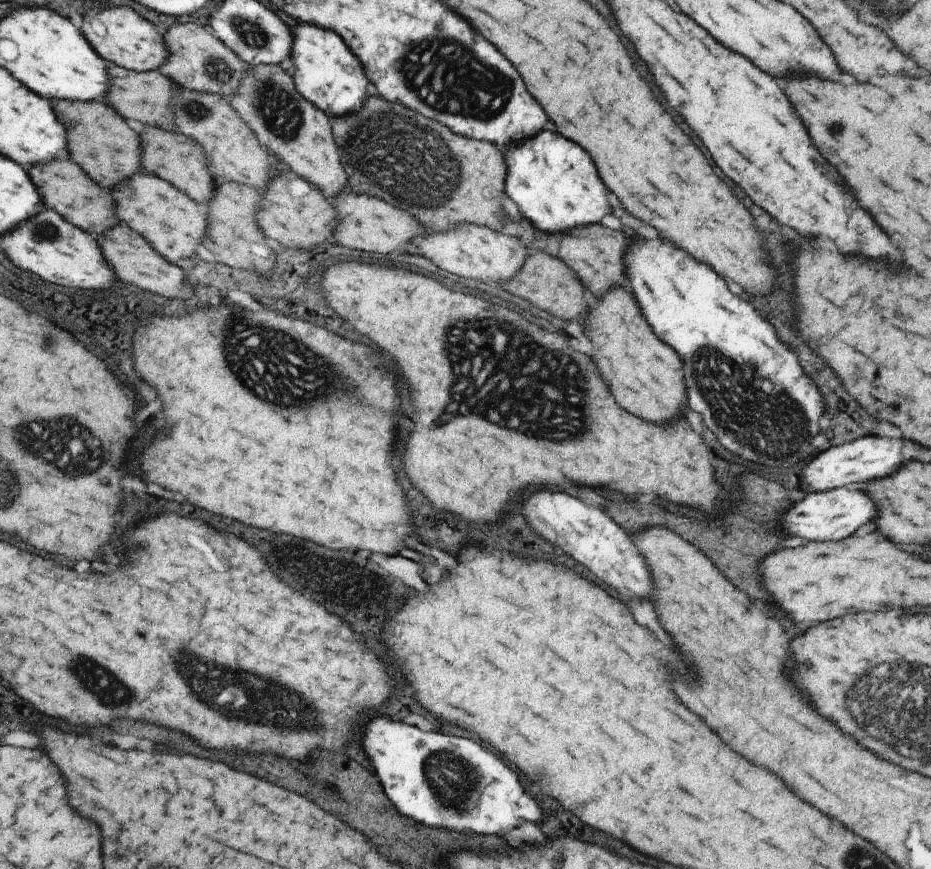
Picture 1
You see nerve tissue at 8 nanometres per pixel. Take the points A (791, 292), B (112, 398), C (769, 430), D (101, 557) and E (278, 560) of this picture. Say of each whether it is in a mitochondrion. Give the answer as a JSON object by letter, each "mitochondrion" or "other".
{"A":"other","B":"other","C":"mitochondrion","D":"other","E":"mitochondrion"}

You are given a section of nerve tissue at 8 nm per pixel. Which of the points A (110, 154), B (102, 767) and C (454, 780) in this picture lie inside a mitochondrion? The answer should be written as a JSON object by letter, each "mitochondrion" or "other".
{"A":"other","B":"other","C":"mitochondrion"}

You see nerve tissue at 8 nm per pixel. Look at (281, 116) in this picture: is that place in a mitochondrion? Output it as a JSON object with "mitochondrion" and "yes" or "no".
{"mitochondrion":"yes"}

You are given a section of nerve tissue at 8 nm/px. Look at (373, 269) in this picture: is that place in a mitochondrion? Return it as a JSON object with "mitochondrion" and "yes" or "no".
{"mitochondrion":"no"}

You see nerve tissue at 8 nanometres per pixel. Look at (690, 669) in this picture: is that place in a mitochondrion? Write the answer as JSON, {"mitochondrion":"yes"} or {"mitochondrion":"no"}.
{"mitochondrion":"no"}

